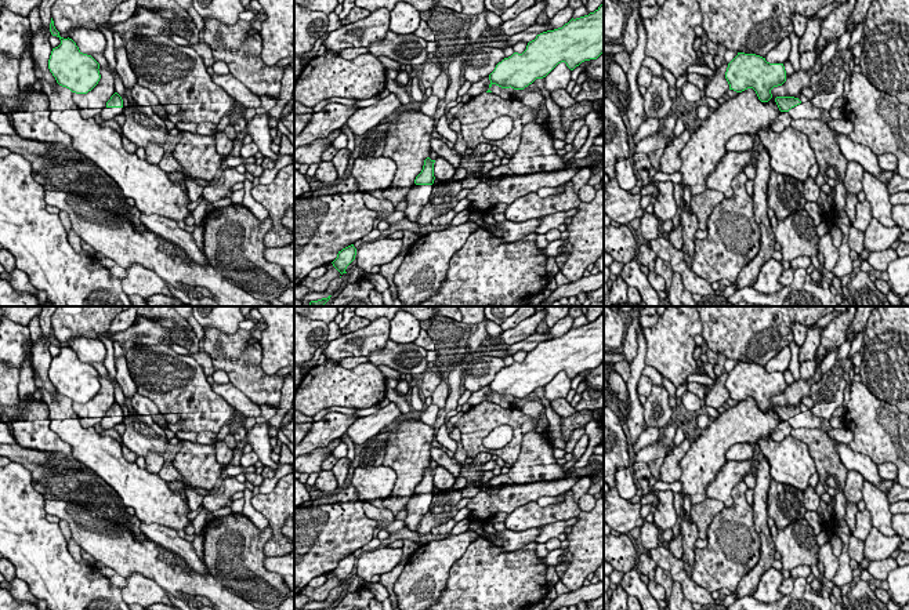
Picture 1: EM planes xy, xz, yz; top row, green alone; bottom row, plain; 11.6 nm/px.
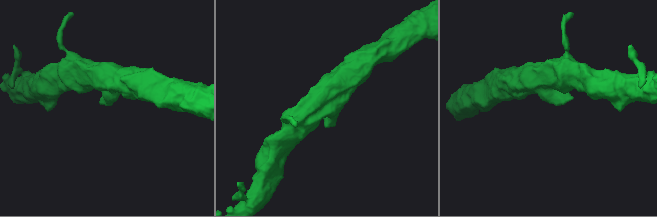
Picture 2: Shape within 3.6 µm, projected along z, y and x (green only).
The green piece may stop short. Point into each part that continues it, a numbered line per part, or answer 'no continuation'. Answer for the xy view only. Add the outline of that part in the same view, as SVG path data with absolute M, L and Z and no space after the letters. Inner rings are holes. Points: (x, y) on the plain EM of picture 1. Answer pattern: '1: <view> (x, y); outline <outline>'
1: xy (107, 422); outline M102 417L99 425L104 431L112 429L117 424L123 422L123 417Z

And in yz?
1: yz (806, 418); outline M810 410L801 411L800 414L792 417L789 424L793 429L808 428L808 429L821 429L827 433L832 429L832 425L826 420L821 420L819 417L814 415Z

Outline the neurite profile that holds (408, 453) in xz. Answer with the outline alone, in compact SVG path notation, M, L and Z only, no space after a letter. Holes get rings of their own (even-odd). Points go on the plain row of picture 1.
M420 420L396 422L387 437L387 451L383 465L396 473L390 497L412 497L421 482L424 469L430 466L434 426Z

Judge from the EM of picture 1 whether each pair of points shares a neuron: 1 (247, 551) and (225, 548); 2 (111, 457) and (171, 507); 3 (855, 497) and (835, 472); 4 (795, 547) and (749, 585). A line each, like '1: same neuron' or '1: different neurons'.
1: same neuron
2: same neuron
3: different neurons
4: different neurons

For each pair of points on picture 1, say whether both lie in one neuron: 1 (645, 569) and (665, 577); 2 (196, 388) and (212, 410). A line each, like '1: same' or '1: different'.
1: same
2: same

